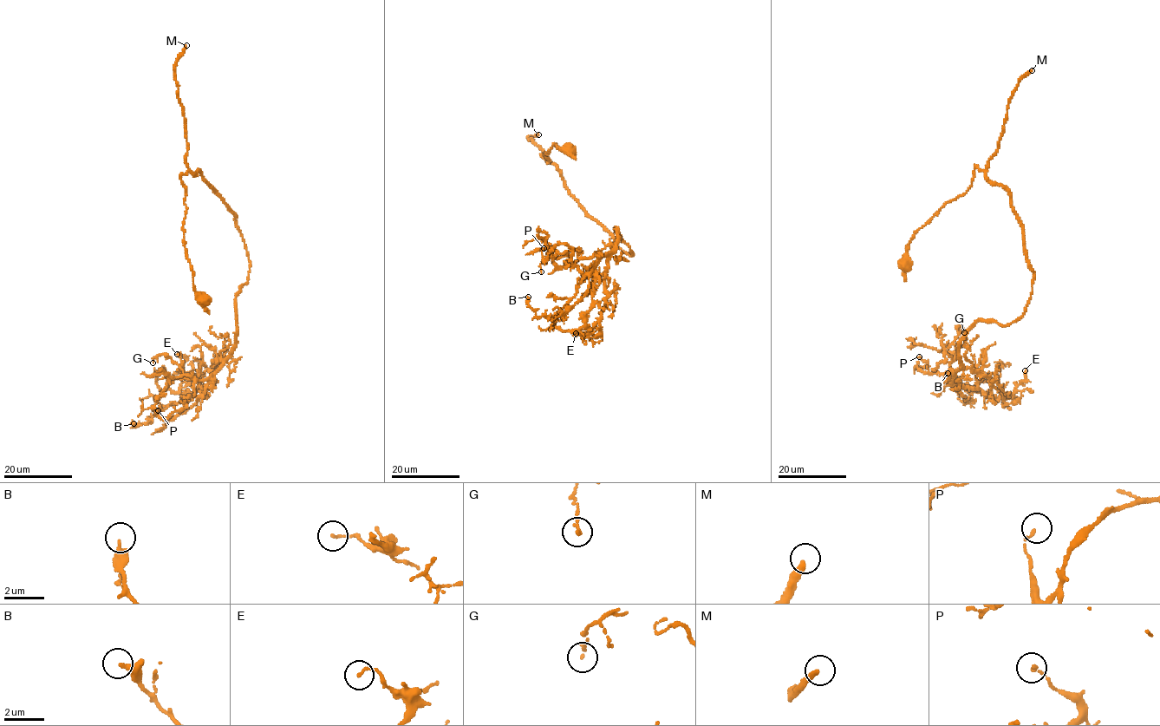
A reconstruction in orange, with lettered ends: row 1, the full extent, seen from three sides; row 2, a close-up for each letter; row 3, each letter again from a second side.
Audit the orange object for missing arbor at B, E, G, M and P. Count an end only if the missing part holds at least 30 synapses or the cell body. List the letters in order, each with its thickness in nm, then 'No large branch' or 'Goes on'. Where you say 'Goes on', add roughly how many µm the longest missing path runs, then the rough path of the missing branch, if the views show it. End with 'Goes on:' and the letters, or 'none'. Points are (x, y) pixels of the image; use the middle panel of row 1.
B: Thickness 320 nm. No large branch
E: Thickness 100 nm. No large branch
G: Thickness 120 nm. No large branch
M: Thickness 280 nm. Goes on. Missing length about 70 µm. Course of what is missing: (538, 134), (578, 80), (596, 70), (597, 63), (585, 39), (583, 8), (572, 2), (558, 5)
P: Thickness 140 nm. No large branch
Goes on: M

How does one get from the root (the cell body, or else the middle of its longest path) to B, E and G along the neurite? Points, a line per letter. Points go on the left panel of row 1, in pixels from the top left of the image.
B: (204, 302), (180, 179), (197, 170), (250, 263), (236, 347), (201, 395), (133, 423)
E: (204, 302), (186, 257), (180, 179), (197, 170), (235, 216), (250, 264), (231, 356), (198, 376), (177, 354)
G: (204, 302), (180, 179), (197, 170), (250, 263), (236, 347), (205, 379), (166, 355), (153, 362)

